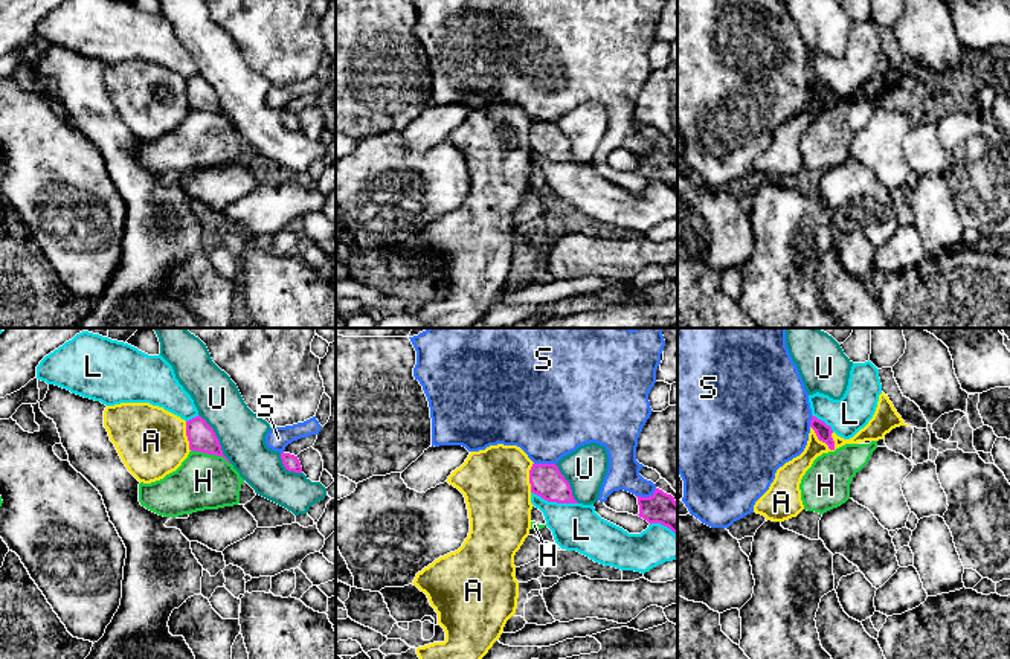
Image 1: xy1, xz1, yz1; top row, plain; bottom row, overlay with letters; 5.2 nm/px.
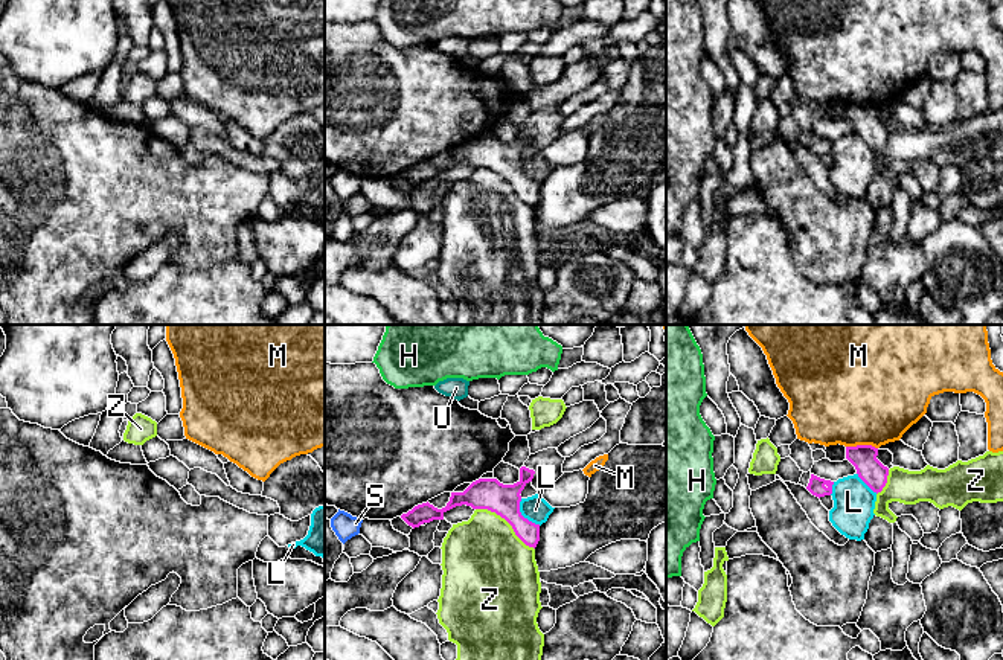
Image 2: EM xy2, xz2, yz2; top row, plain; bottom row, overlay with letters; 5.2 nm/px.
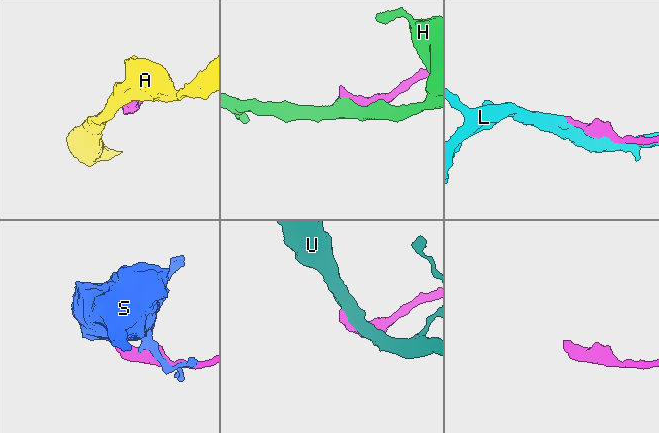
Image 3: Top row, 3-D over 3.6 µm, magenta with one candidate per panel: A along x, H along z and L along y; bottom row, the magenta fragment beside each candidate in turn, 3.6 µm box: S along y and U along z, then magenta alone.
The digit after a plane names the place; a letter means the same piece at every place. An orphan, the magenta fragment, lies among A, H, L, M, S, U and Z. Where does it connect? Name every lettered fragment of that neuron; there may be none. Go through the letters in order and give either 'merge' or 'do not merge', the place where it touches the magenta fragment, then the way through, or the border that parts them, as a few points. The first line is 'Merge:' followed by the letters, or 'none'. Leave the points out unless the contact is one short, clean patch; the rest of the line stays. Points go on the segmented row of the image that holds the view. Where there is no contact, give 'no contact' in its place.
Merge: none
A: do not merge; contact yz1 (821, 440); border yz1 (810, 426), (820, 440), (830, 449), (835, 449)
H: do not merge; contact xy1 (211, 453); border xy1 (191, 449), (220, 455), (229, 464)
L: do not merge; contact xz1 (554, 501)
M: do not merge; contact yz2 (862, 445); border yz2 (846, 445), (874, 445), (877, 448)
S: do not merge; contact xz1 (646, 498)
U: do not merge; contact xy1 (217, 438)
Z: do not merge; contact xz2 (506, 520); border xz2 (476, 508), (494, 511), (534, 549)

